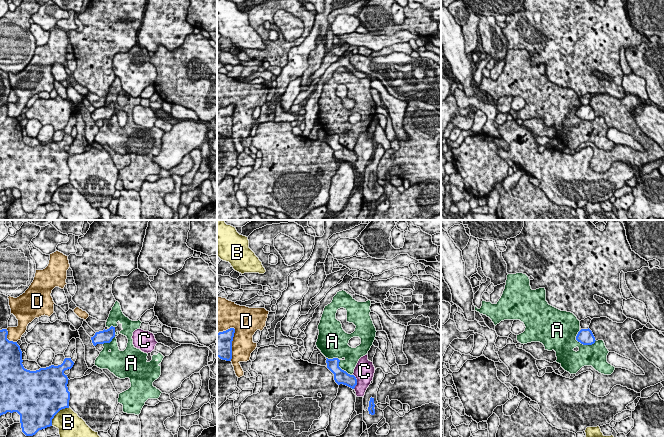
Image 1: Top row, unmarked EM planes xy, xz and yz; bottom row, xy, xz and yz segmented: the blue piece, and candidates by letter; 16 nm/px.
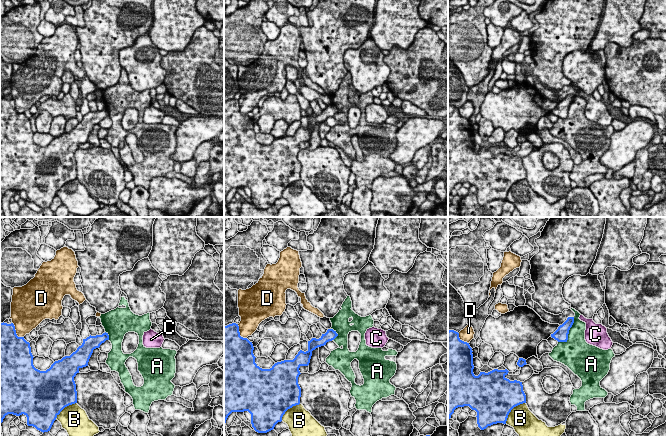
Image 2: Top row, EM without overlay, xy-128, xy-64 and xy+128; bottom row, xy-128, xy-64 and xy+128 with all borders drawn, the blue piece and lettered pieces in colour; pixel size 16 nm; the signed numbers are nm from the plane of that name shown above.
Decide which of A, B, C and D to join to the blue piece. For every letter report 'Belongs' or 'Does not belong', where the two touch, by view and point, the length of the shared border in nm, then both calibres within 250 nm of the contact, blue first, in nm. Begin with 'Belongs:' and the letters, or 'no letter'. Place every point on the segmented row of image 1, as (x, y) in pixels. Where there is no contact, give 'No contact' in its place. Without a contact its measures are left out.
Belongs: no letter
A: Does not belong. Touches blue at xz (338, 363). Shared border 500 nm. Thickness 220 nm (blue) against 320 nm
B: Does not belong. Touches blue at xy (57, 412). Shared border 420 nm. Thickness 500 nm (blue) against 400 nm
C: Does not belong. Touches blue at xz (356, 381). Shared border 240 nm. Thickness 220 nm (blue) against 320 nm
D: Does not belong. Touches blue at xy (6, 338). Shared border 280 nm. Thickness 360 nm (blue) against 220 nm

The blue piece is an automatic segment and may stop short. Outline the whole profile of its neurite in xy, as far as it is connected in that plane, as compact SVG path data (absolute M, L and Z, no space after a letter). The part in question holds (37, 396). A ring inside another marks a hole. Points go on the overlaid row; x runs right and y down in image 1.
M7 329L0 330L0 416L7 412L17 412L22 432L26 436L33 436L39 430L52 426L52 419L60 410L69 408L69 379L64 371L71 369L74 362L71 358L65 358L58 366L27 370L22 364L20 346L17 342L9 341L7 335Z

